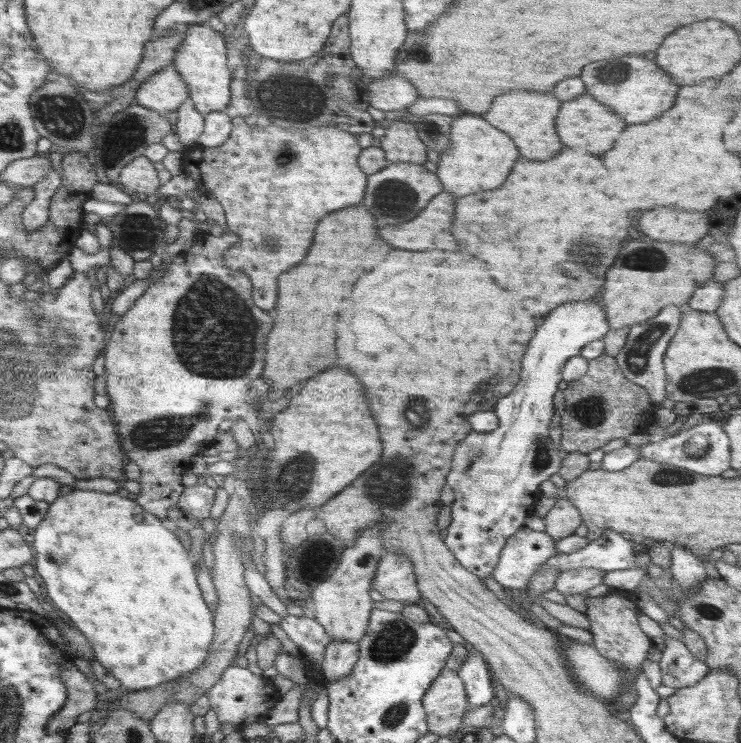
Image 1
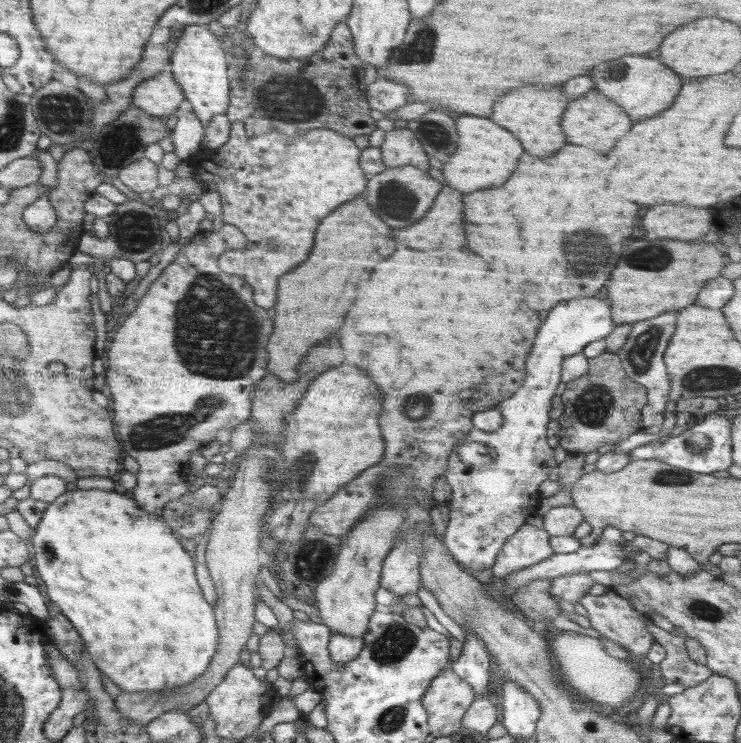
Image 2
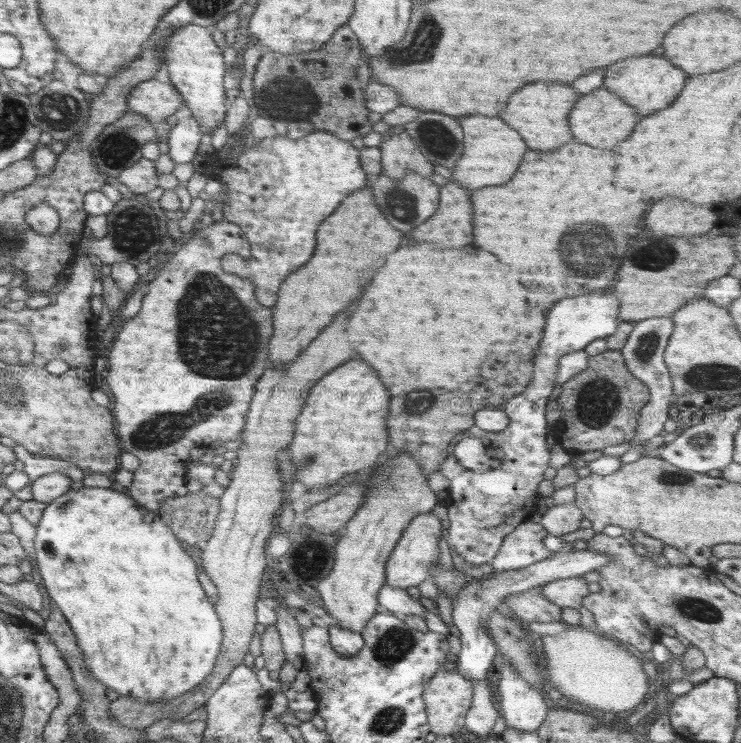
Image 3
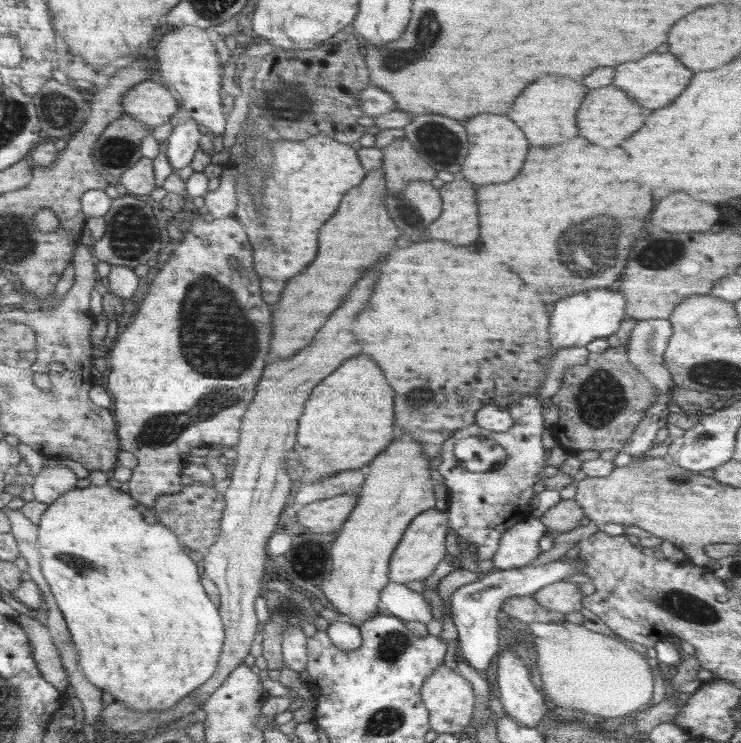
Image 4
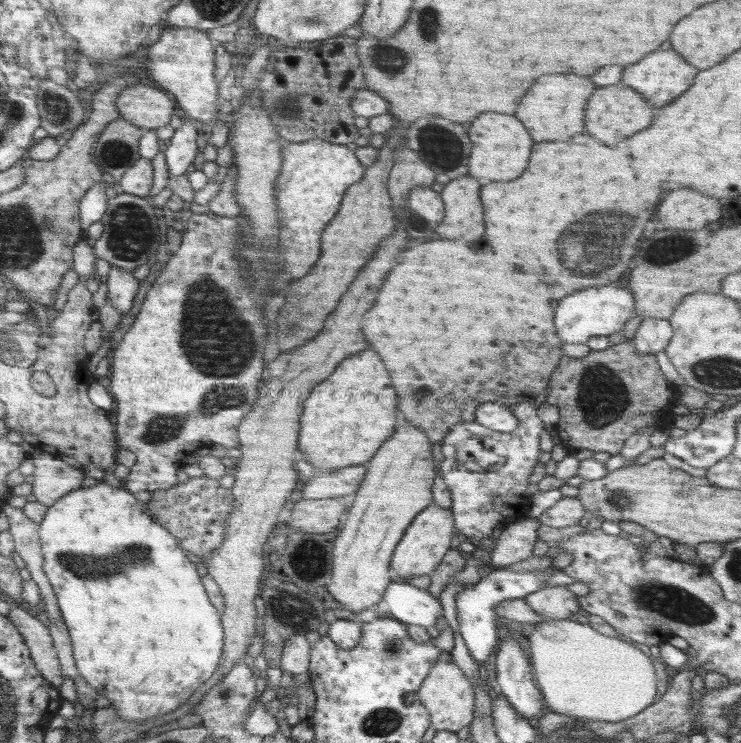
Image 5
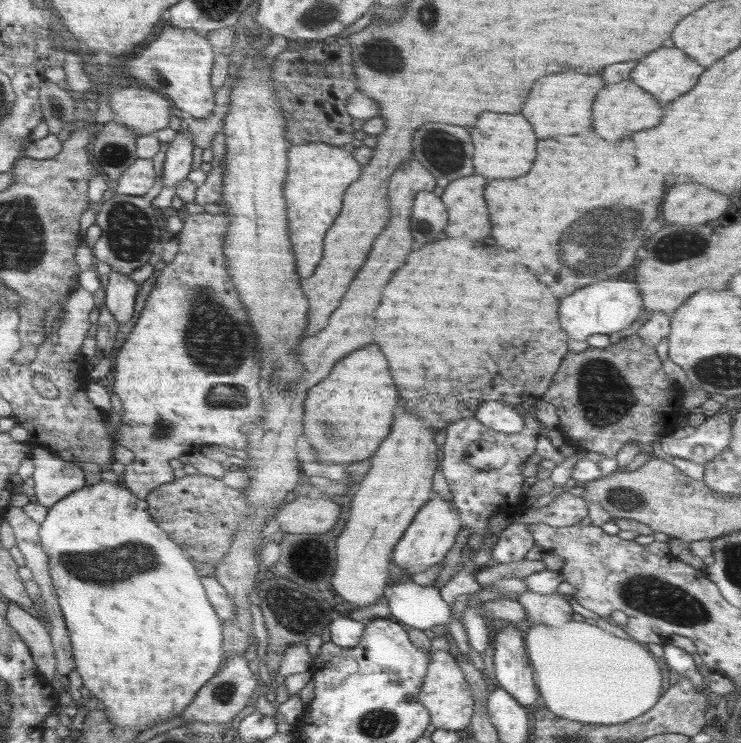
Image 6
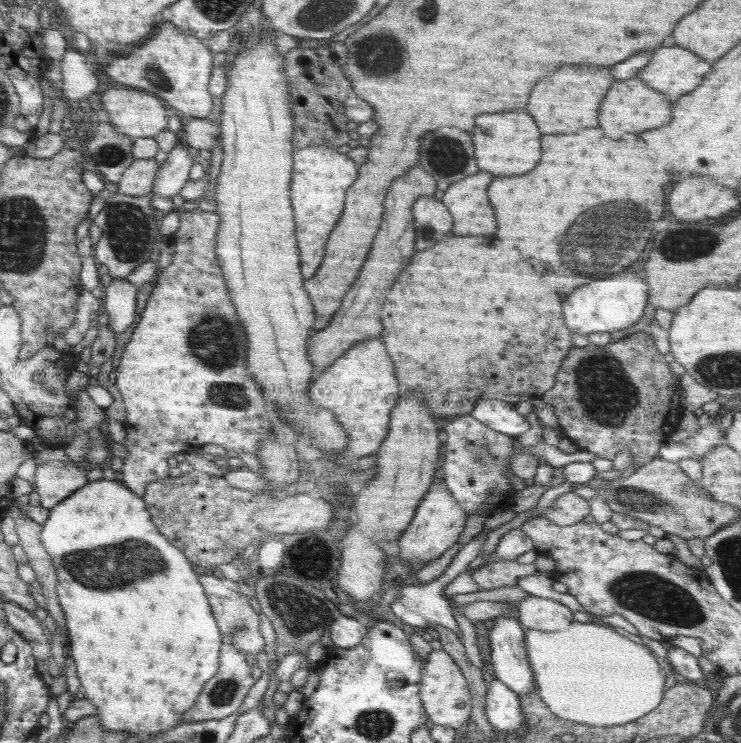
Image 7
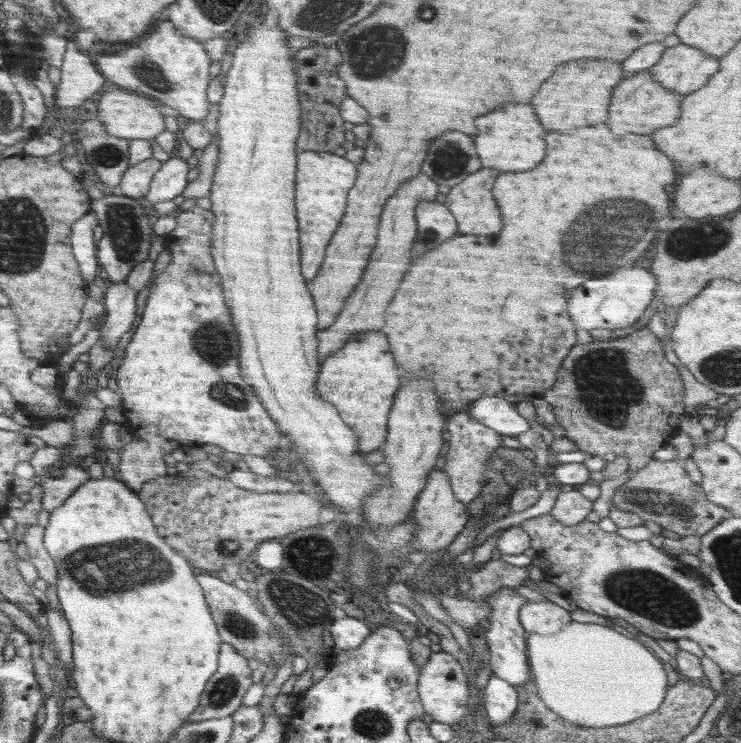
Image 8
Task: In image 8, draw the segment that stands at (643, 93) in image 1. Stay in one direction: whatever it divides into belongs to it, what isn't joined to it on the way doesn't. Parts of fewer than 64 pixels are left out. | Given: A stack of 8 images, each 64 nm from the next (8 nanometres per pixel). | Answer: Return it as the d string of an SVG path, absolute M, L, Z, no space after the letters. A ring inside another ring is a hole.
M680 43L668 47L649 71L658 84L684 96L704 88L720 70L720 63L720 58Z

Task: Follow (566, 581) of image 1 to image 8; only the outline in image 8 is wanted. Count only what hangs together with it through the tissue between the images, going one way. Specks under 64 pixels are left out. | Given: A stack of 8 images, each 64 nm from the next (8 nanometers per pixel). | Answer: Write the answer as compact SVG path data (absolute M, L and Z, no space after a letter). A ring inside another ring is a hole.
M529 600L521 606L519 619L522 628L540 636L549 636L568 624L571 620L570 611L556 605L554 602L534 602Z

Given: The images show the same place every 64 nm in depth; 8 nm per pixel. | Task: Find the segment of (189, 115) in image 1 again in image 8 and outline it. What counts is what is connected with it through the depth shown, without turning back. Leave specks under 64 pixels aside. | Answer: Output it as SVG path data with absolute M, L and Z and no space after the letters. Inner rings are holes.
M180 154L177 158L169 158L162 164L160 171L156 172L150 190L143 198L154 205L181 196L188 184L186 176L189 170L187 162L180 158Z

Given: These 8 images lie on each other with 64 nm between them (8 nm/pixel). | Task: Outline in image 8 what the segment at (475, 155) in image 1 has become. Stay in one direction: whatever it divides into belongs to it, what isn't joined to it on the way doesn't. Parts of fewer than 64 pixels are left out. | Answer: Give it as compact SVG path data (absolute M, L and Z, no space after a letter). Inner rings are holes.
M504 104L500 108L494 108L492 112L480 116L476 122L478 136L474 138L476 154L480 156L482 168L496 168L500 172L522 172L536 168L538 162L542 162L546 154L546 130L542 128L538 116L534 114L534 108L530 104Z

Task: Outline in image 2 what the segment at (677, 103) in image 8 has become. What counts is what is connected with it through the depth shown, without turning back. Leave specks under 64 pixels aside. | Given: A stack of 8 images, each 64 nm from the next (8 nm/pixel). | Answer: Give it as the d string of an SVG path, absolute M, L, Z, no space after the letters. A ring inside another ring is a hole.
M588 92L582 98L576 98L568 104L562 116L562 128L568 136L570 144L588 146L592 150L608 152L616 146L616 142L632 128L632 120L628 118L625 110L615 102L610 102L607 96L600 96L598 92Z

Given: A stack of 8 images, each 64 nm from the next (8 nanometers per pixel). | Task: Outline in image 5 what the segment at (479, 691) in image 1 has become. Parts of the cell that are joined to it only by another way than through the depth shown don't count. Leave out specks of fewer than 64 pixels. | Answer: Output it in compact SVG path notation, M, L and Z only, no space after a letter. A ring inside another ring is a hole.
M552 565L544 570L533 570L532 572L514 572L506 568L495 568L488 571L488 575L482 576L482 579L476 584L465 585L465 589L459 592L456 599L457 619L460 627L460 638L464 640L470 656L474 662L483 669L486 660L497 648L499 643L498 630L495 625L497 614L493 612L493 606L511 598L523 598L531 592L537 591L545 583L546 579L556 571L562 571L552 568Z

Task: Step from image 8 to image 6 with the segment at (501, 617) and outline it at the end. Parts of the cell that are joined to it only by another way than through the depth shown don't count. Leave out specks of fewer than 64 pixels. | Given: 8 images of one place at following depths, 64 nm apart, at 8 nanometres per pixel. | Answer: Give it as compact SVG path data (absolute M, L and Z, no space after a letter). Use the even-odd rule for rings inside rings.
M515 624L505 625L498 634L494 634L494 672L496 682L500 688L504 688L514 696L514 700L524 708L536 708L541 703L539 690L534 683L533 669L527 657L525 644L522 642L524 634L515 626Z

